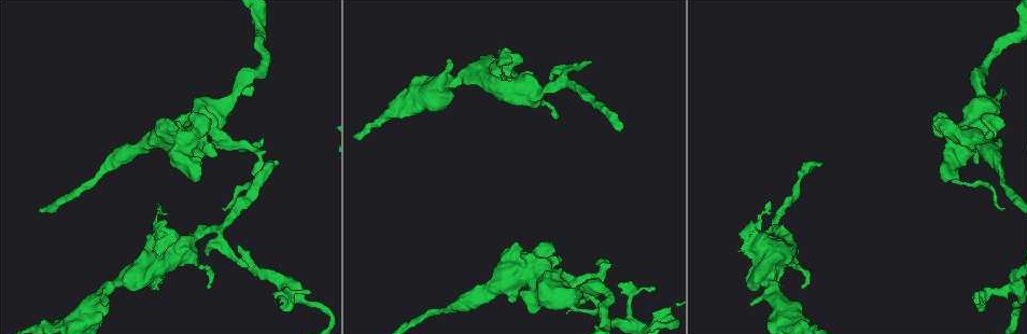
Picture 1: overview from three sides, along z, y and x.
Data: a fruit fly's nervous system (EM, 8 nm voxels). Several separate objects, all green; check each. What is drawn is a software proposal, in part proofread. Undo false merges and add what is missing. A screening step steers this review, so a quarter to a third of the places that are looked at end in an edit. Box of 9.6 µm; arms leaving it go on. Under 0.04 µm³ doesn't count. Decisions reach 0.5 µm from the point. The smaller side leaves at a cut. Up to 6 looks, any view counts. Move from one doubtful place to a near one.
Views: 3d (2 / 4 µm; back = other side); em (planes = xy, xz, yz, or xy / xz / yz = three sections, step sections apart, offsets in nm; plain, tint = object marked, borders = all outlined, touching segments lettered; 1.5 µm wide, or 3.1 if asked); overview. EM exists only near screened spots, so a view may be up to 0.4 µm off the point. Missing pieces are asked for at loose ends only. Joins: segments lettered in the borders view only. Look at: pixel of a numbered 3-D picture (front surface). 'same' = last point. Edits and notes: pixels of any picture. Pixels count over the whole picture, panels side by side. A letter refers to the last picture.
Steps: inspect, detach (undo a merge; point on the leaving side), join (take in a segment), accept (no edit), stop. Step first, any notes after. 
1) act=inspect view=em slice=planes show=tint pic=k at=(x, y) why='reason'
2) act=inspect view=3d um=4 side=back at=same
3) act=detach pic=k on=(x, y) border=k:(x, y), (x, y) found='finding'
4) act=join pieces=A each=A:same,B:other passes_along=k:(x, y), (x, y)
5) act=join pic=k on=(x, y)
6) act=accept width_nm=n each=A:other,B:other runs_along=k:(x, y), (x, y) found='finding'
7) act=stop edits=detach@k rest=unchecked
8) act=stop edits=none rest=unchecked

act=inspect view=3d um=4 pic=1 at=(561, 260) why='branch stops here'

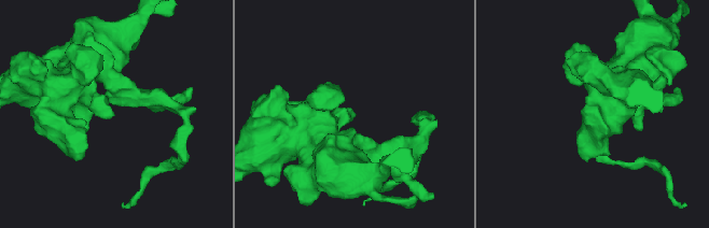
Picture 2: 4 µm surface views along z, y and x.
act=inspect view=em slice=xy step=8 show=borders pic=2 at=(353, 113) why='need the tissue'

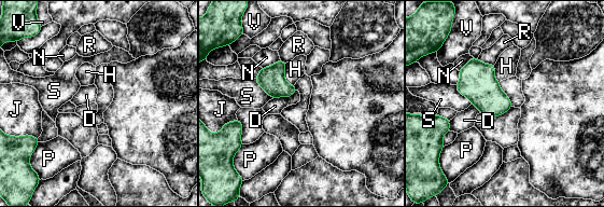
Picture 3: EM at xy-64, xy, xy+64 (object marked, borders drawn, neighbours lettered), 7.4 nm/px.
act=accept each=D:other,H:other,J:other,N:other,P:other,R:other,S:other,V:other found='no lettered segment goes on from it'

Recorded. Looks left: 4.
act=inspect view=em slice=planes show=borders pic=1 at=(621, 129) why='free end'

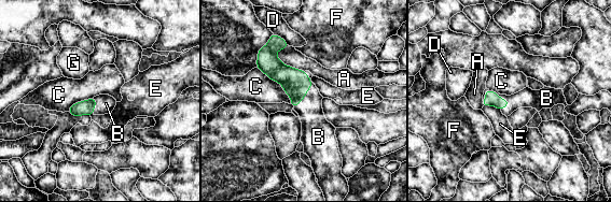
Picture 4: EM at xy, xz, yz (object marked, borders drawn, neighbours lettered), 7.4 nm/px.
act=join pieces=B width_nm=110 each=A:other,B:same,C:other,D:other,E:other,F:other,G:other passes_along=4:(295, 83), (305, 95), (315, 126) found='it goes on there'

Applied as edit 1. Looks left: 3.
act=inspect view=em slice=planes show=borders pic=1 at=(617, 284) why='branch stops here'

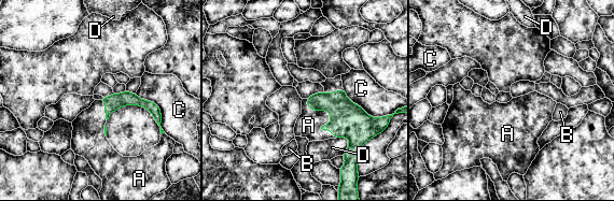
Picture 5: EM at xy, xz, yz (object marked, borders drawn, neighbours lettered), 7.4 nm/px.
act=join pieces=A longest_contact=C:380nm each=A:same,B:other,C:other,D:other passes_along=5:(349, 120), (330, 115), (308, 125) found='the cell continues'

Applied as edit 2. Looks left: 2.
act=stop edits=join@4,join@5 rest=unchecked

